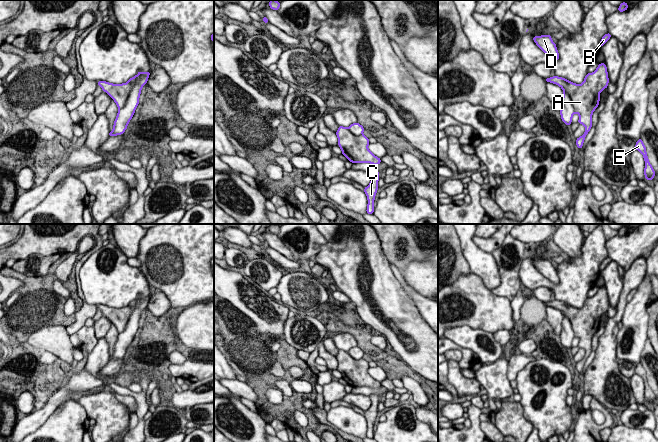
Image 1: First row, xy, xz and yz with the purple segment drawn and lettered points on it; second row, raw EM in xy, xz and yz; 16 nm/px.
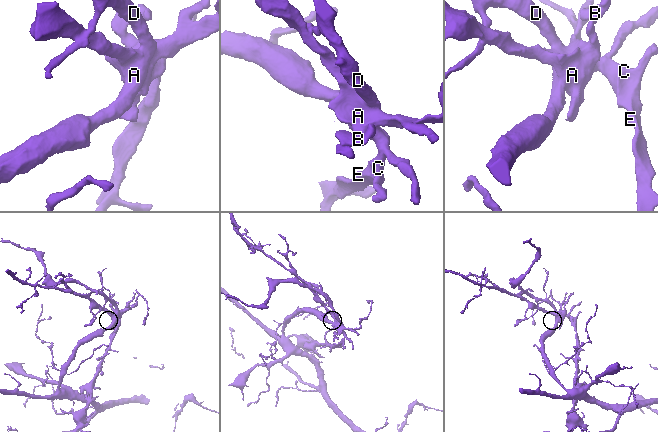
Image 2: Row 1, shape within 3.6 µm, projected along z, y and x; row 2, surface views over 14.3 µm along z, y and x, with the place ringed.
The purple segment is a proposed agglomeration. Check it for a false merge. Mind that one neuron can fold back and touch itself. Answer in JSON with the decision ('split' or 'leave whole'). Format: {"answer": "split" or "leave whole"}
{"answer": "split"}

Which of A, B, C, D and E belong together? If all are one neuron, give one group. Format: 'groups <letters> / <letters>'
groups A B C E / D

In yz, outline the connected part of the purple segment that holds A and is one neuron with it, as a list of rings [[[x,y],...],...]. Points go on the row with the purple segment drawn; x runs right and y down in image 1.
[[[600,63],[593,73],[587,73],[582,84],[553,76],[545,79],[563,88],[570,96],[574,113],[579,115],[578,123],[585,126],[584,134],[576,139],[576,145],[582,149],[584,140],[592,127],[592,114],[598,107],[600,92],[608,87],[609,78],[605,63]]]

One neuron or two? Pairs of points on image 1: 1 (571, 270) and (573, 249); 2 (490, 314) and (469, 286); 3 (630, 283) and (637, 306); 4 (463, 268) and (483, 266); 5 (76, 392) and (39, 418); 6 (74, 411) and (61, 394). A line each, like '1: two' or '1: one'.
1: two
2: one
3: two
4: two
5: one
6: two

